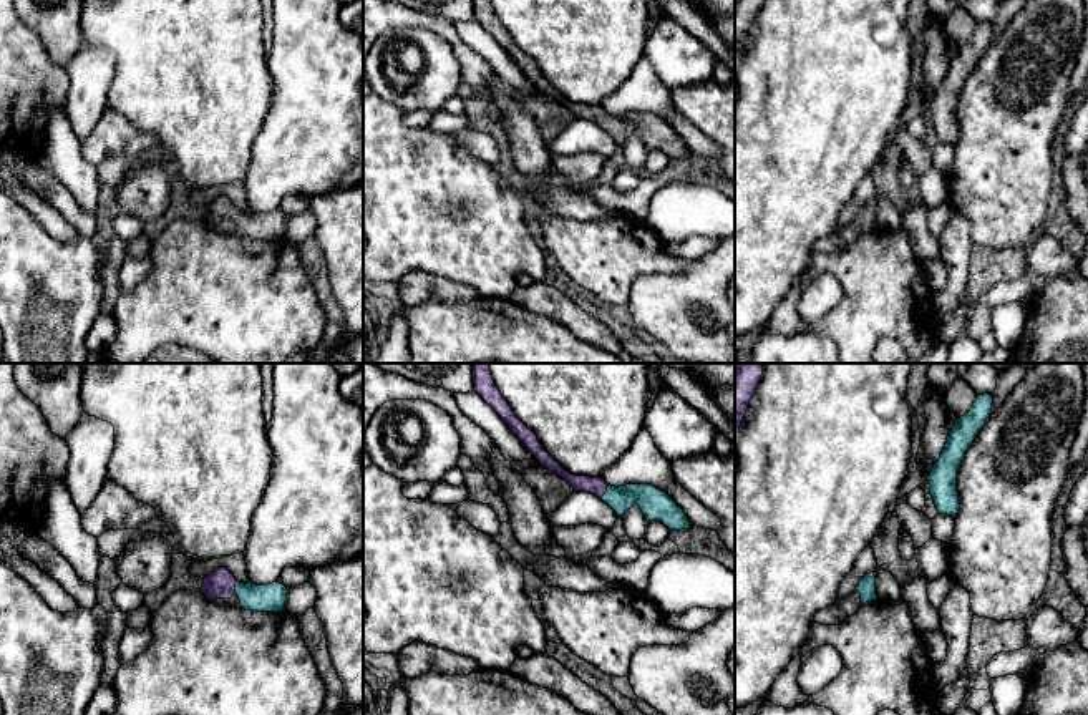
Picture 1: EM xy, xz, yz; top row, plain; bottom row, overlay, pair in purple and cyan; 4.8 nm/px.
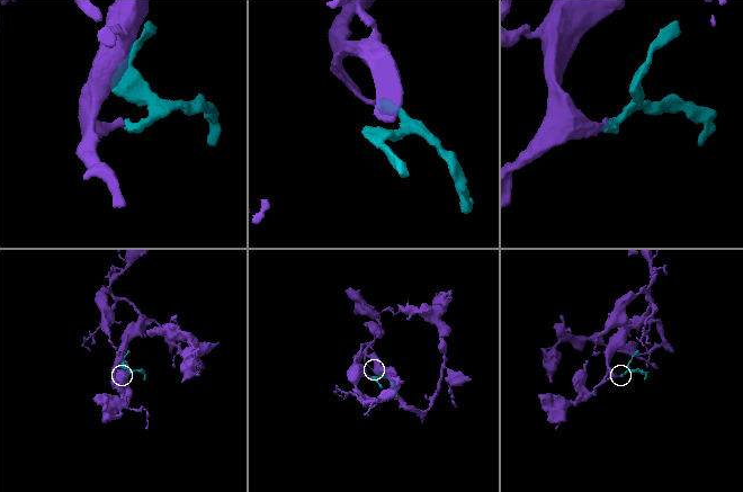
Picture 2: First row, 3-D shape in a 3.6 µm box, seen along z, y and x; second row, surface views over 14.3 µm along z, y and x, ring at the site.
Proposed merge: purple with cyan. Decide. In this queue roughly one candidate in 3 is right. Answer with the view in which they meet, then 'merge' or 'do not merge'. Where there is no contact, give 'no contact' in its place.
meets purple in xz; merge

